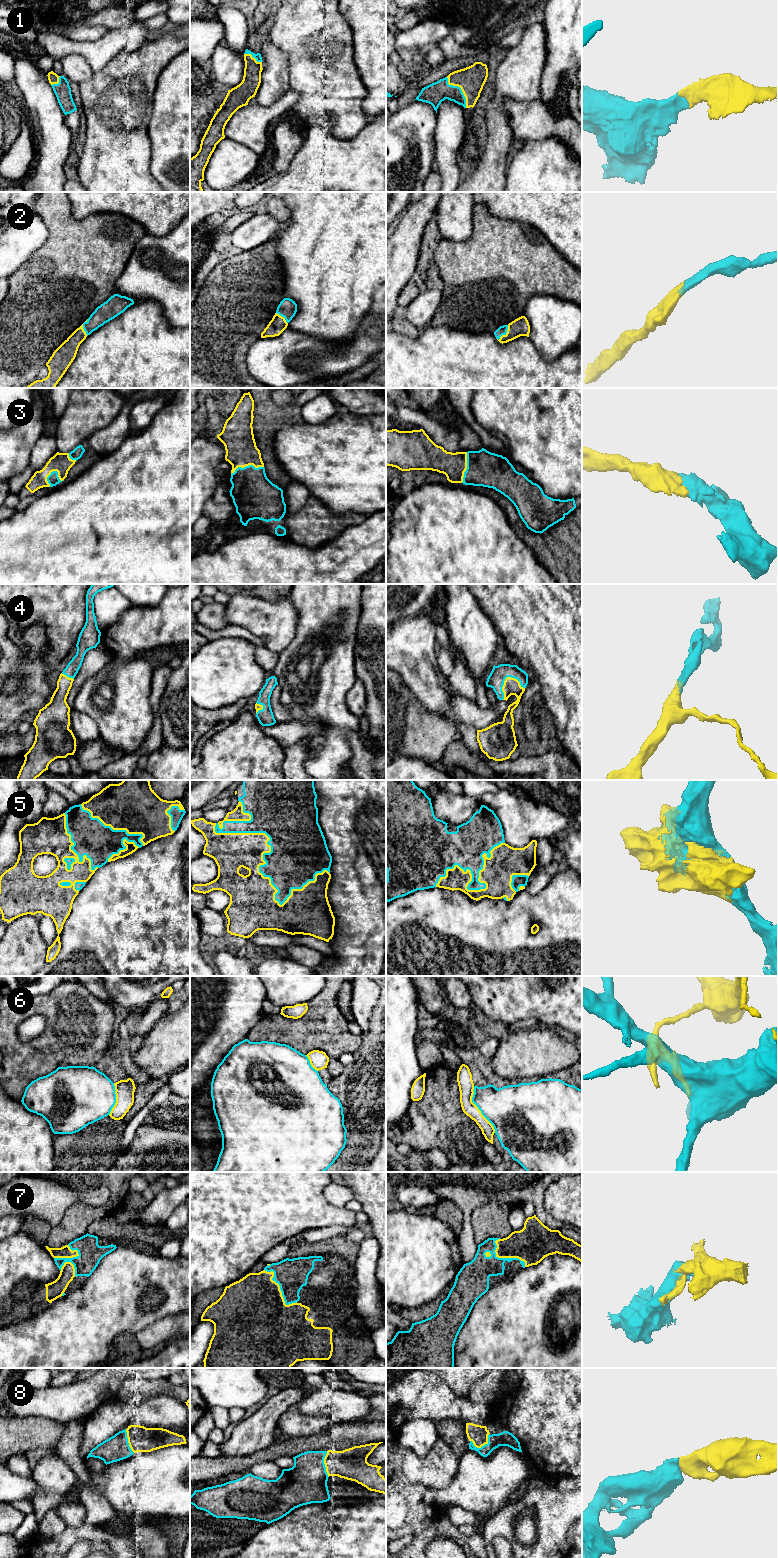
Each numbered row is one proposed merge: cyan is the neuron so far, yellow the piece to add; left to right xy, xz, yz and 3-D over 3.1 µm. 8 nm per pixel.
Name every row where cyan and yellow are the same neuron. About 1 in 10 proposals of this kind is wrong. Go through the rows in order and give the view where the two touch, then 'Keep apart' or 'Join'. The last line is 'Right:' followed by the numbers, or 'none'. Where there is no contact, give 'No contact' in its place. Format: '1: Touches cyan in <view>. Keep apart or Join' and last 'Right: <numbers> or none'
1: Touches cyan in yz. Join
2: Touches cyan in yz. Join
3: Touches cyan in xz. Join
4: Touches cyan in yz. Join
5: Touches cyan in xz. Join
6: Touches cyan in yz. Keep apart
7: Touches cyan in xz. Join
8: Touches cyan in yz. Join
Right: 1, 2, 3, 4, 5, 7, 8

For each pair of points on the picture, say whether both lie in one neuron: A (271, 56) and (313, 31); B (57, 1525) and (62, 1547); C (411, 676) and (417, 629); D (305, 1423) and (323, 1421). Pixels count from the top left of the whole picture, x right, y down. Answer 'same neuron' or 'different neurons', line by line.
A: different neurons
B: different neurons
C: same neuron
D: same neuron

